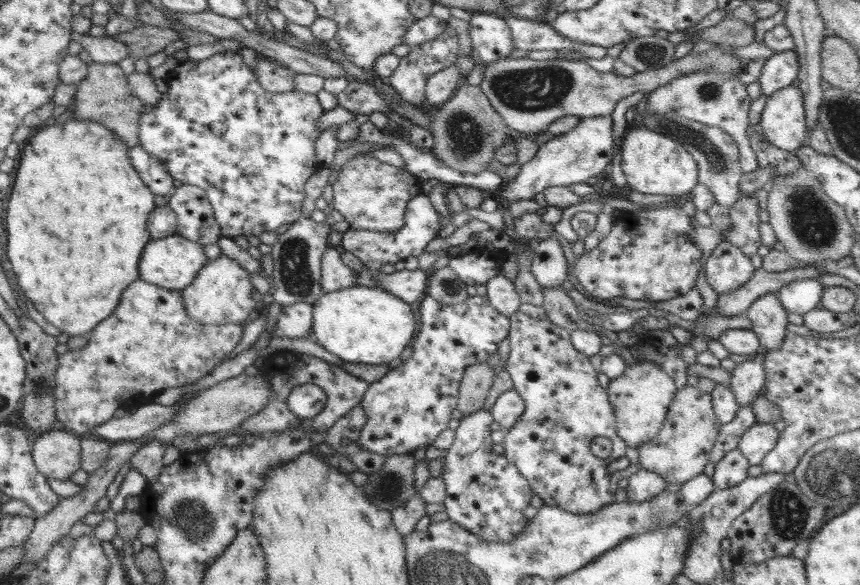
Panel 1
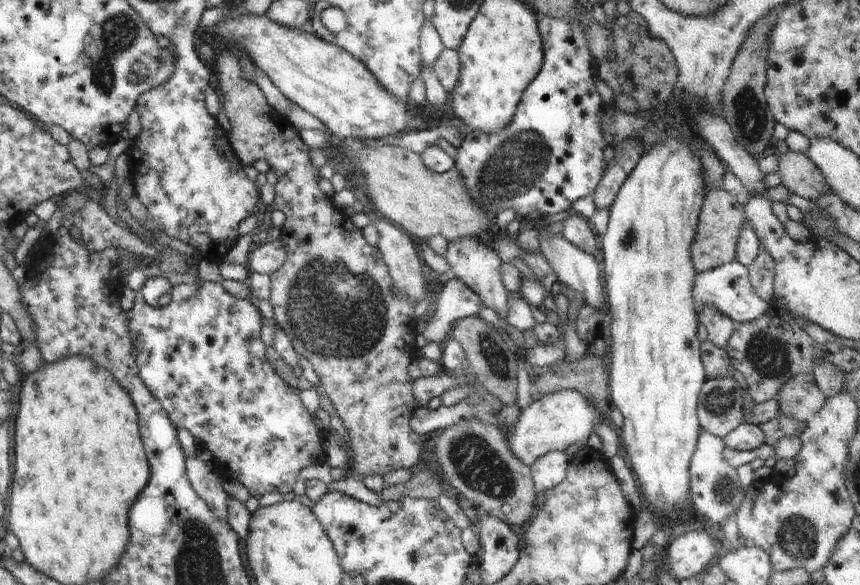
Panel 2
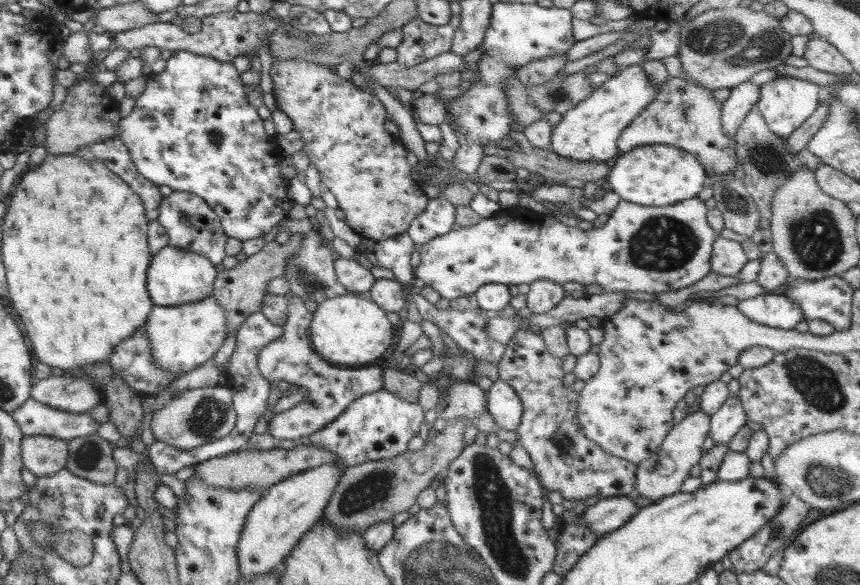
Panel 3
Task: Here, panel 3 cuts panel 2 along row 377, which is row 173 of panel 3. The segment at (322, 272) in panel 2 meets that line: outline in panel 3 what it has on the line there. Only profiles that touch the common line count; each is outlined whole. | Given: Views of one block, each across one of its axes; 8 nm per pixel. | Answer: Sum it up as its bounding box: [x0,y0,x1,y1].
[269,58,428,241]

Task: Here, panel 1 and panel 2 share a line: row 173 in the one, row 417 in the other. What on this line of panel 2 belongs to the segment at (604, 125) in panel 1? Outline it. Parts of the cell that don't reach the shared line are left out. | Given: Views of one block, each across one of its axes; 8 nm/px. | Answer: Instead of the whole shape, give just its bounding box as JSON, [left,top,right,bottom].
[505,389,602,466]

